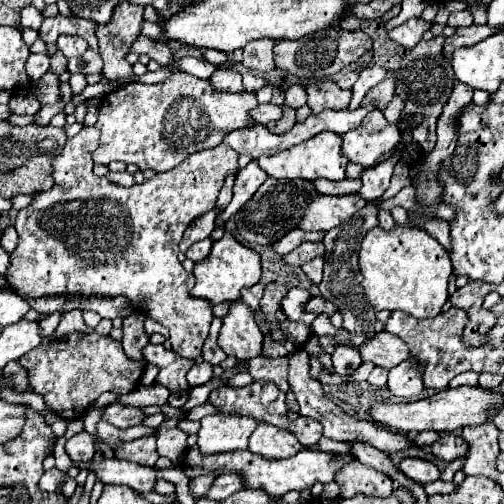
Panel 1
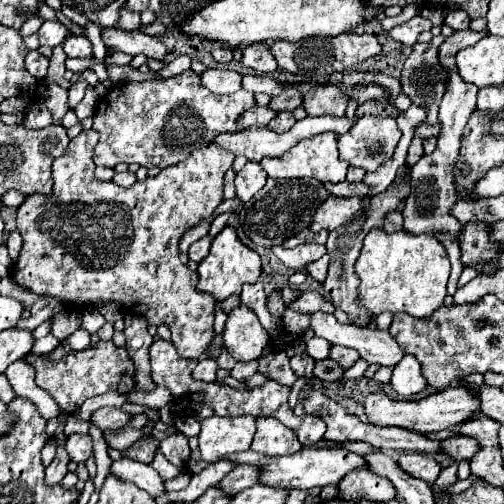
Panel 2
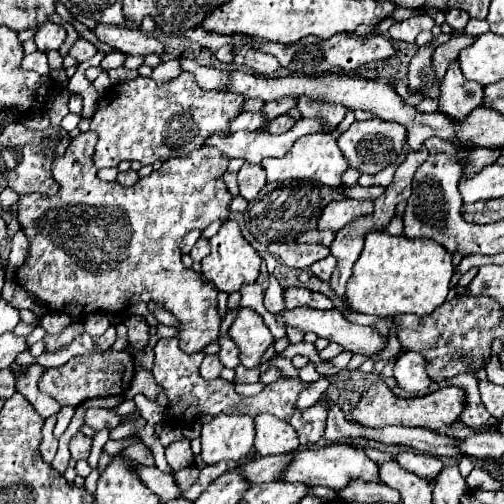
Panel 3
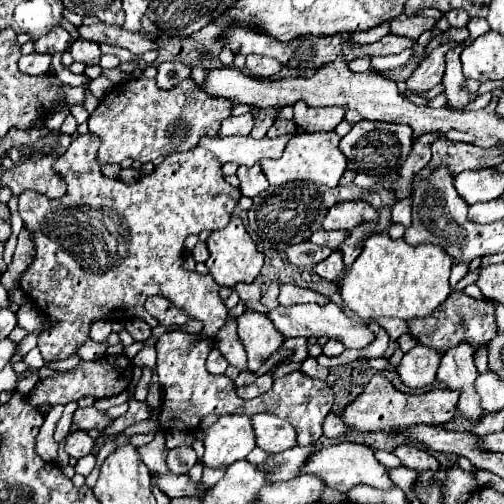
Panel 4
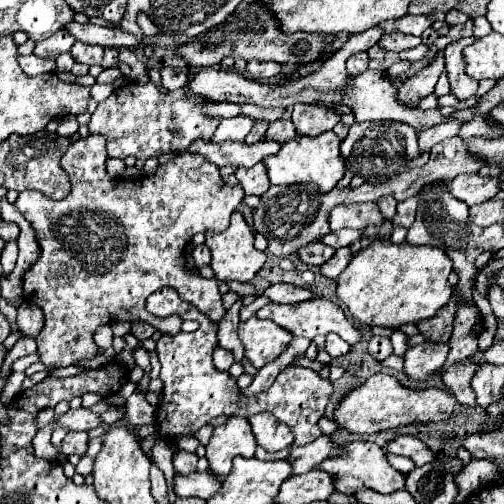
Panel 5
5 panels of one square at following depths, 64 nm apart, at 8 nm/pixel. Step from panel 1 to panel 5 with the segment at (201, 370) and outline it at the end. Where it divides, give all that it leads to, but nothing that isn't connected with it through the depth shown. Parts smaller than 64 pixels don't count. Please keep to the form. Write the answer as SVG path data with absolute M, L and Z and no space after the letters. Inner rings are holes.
M216 348L216 352L214 352L214 362L216 362L216 368L228 370L228 368L234 364L234 354L232 354L230 350Z

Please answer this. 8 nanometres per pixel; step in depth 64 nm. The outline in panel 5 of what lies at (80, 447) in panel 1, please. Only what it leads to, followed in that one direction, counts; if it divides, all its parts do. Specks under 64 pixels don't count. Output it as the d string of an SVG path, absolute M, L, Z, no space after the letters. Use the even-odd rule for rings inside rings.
M68 432L60 444L60 452L64 456L70 456L70 454L84 456L86 446L88 446L88 434L86 432Z

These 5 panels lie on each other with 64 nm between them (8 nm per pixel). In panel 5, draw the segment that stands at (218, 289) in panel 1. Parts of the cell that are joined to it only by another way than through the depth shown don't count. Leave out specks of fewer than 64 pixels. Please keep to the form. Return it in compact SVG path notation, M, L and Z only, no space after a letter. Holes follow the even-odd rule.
M240 212L232 214L232 222L224 232L206 232L206 246L212 250L212 270L218 280L228 282L228 280L238 280L238 282L248 282L254 278L254 274L262 268L266 262L266 254L262 250L254 248L254 234L252 228L246 224L244 216Z

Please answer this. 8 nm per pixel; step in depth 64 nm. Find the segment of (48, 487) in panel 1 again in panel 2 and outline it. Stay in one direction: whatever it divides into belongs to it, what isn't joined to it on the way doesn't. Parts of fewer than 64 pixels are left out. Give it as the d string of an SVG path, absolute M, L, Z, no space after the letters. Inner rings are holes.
M65 444L58 446L58 452L56 452L56 458L52 460L52 464L46 468L46 484L54 486L58 482L62 482L62 478L66 476L68 472L68 462L70 462L70 456L66 452Z

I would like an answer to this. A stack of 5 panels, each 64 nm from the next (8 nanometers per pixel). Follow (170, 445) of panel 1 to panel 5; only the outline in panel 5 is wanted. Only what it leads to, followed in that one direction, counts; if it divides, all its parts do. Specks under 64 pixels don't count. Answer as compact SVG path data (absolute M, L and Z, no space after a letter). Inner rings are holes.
M180 450L174 456L174 470L178 470L180 474L192 474L192 472L196 472L196 464L198 464L198 456L192 454L192 452Z

